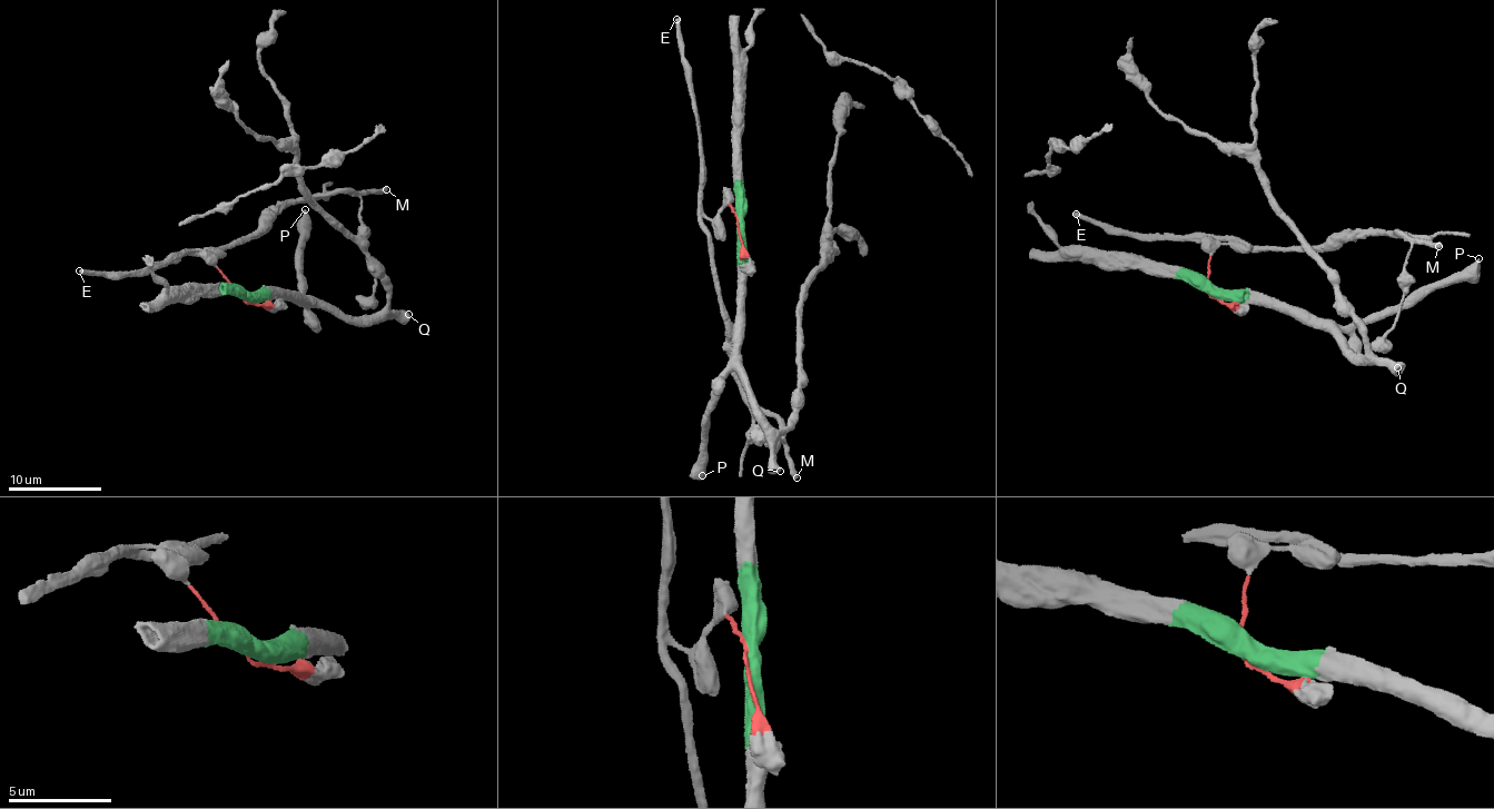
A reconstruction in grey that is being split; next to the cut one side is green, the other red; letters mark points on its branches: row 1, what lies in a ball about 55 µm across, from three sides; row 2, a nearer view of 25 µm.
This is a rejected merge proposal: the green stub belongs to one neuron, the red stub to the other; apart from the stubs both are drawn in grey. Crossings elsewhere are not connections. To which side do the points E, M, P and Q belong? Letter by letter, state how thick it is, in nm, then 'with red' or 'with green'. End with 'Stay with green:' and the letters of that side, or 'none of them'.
E: 380 nm | with red
M: 480 nm | with red
P: 400 nm | with green
Q: 650 nm | with green
Stay with green: P, Q

